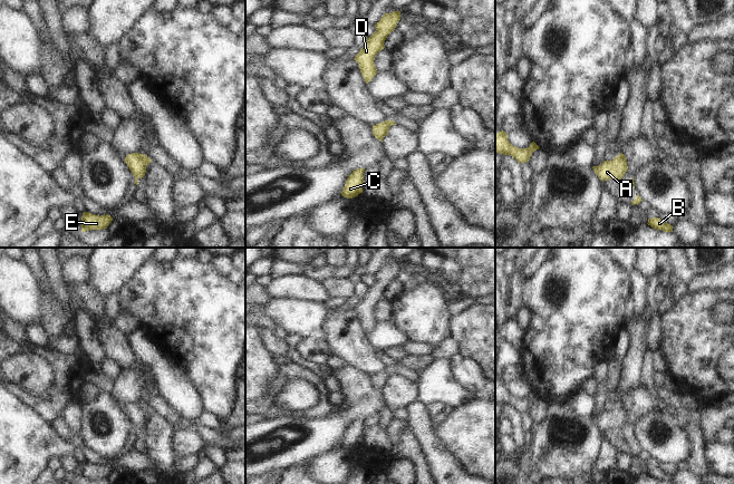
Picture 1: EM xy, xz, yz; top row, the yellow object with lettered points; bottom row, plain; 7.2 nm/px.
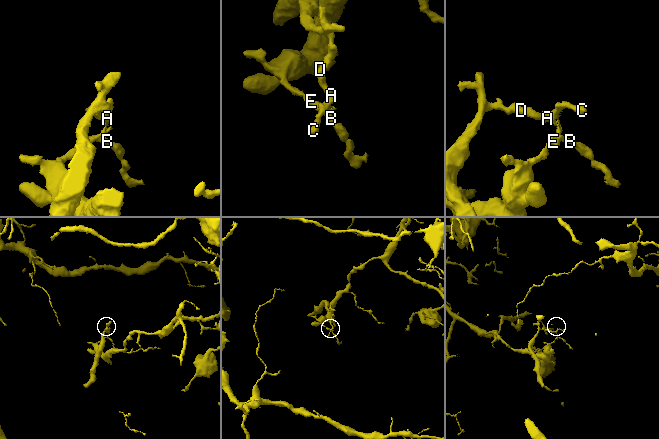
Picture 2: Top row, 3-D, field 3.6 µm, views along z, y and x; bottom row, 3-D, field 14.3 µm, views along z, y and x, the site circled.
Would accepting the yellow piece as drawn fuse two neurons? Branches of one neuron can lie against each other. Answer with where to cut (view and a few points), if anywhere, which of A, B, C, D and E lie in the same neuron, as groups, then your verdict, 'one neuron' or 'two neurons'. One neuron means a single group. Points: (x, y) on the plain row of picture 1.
cut in xy along (138, 404), (146, 414); A C D / B E; two neurons

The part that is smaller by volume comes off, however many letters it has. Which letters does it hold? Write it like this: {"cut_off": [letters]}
{"cut_off": ["A", "C", "D"]}

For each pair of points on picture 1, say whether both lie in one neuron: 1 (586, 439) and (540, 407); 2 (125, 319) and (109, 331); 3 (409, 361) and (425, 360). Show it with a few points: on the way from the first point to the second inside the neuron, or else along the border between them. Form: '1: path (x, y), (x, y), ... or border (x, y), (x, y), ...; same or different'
1: border (547, 403), (547, 414), (540, 424); different
2: border (115, 319), (115, 323), (127, 334); different
3: path (413, 361), (422, 361); same

